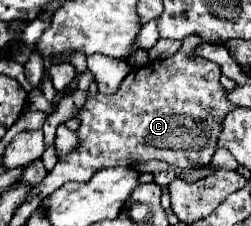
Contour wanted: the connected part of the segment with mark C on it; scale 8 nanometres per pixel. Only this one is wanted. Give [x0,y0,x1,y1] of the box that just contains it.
[25,34,235,204]

